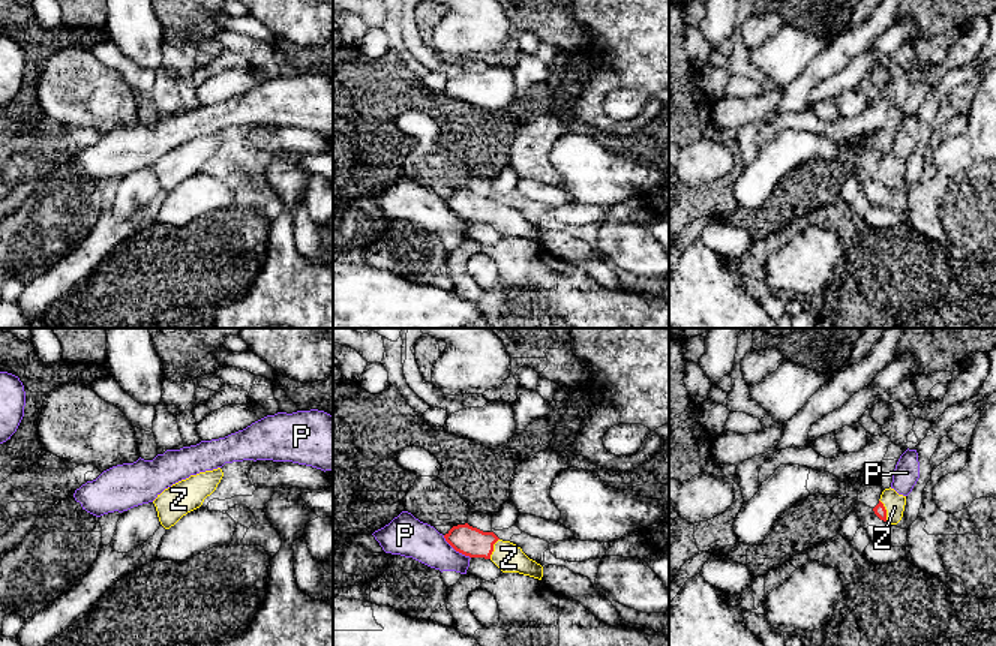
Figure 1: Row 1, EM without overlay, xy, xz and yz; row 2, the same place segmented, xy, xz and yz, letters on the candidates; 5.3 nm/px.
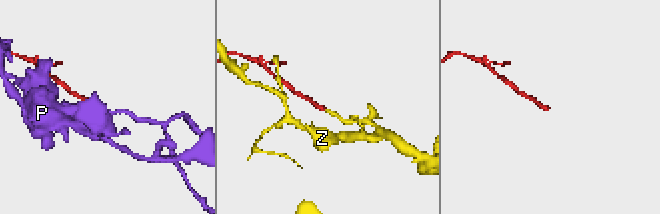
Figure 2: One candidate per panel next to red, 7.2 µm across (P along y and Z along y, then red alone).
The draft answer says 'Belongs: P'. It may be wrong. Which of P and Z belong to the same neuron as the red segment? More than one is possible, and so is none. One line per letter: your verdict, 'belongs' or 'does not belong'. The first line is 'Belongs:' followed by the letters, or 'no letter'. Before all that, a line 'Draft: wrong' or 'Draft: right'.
Draft: wrong
Belongs: Z
P: does not belong
Z: belongs

